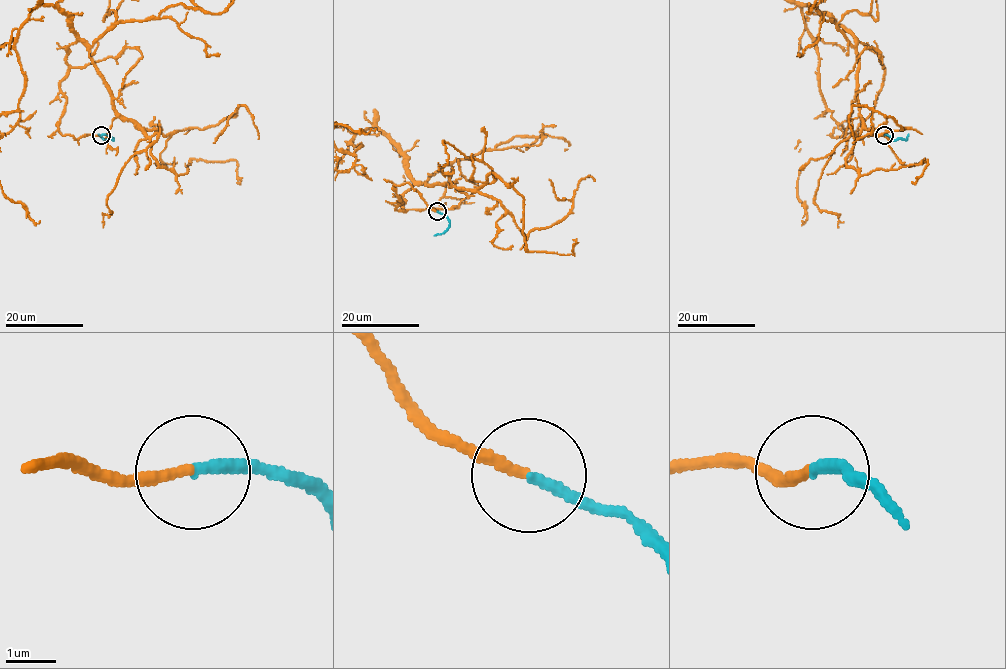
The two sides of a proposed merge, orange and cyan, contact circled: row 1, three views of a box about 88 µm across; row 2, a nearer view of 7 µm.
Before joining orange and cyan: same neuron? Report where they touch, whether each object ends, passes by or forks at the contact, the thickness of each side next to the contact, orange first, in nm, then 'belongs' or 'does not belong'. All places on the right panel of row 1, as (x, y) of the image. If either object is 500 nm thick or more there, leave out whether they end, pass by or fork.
place (884, 135); orange ends; cyan ends; calibres 200 and 220 nm; belongs

